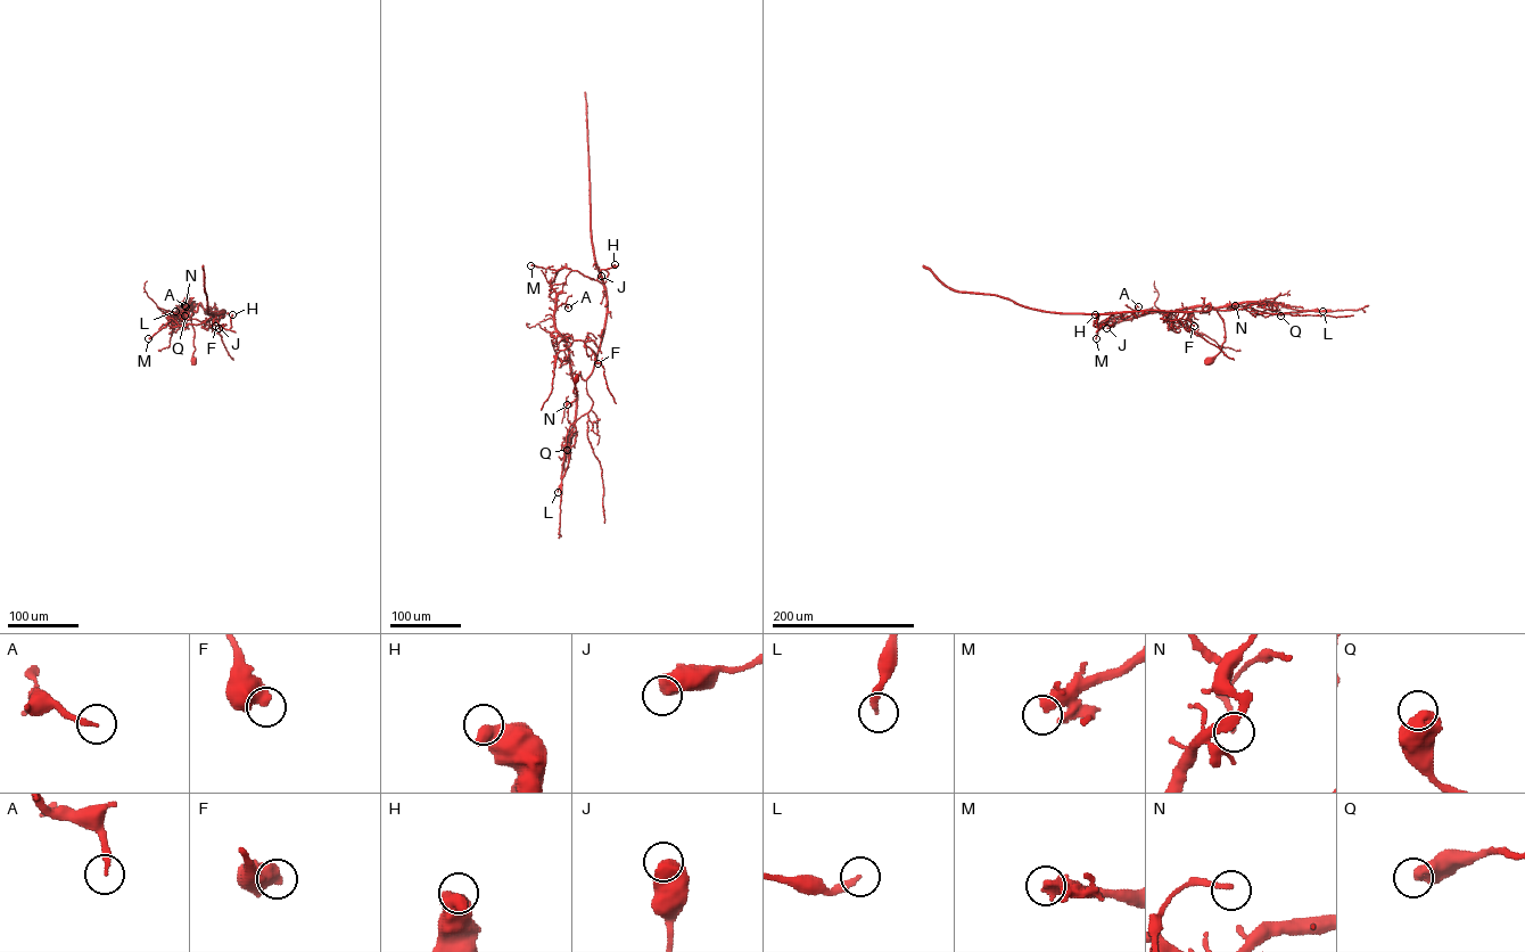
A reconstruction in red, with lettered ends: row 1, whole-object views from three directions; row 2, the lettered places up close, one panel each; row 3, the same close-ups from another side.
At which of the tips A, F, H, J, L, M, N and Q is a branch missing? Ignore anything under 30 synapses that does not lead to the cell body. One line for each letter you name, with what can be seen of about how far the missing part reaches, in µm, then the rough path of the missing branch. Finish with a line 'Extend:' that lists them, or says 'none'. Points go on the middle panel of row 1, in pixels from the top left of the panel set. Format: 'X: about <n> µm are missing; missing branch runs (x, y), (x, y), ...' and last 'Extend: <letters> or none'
Extend: none

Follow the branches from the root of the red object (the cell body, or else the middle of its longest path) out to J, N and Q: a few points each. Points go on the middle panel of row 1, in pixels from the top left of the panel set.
J: (577, 378), (577, 394), (575, 379), (592, 372), (606, 320), (596, 279), (604, 269), (606, 282), (601, 276)
N: (577, 378), (577, 394), (574, 390), (575, 385), (576, 397), (567, 404)
Q: (577, 378), (575, 421), (566, 443), (568, 467), (562, 478), (569, 459), (567, 450)

